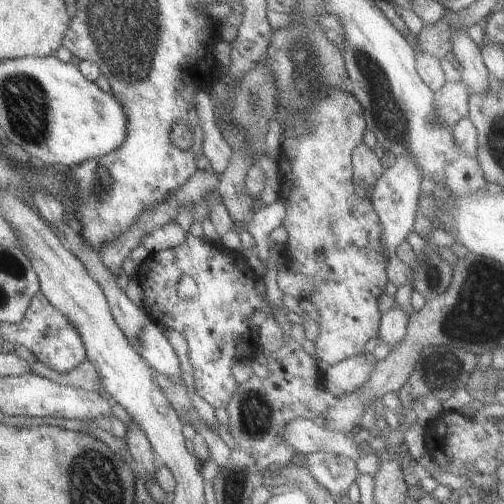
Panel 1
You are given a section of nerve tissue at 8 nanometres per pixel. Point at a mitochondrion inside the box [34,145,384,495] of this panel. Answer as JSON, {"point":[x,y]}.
{"point":[254,411]}

